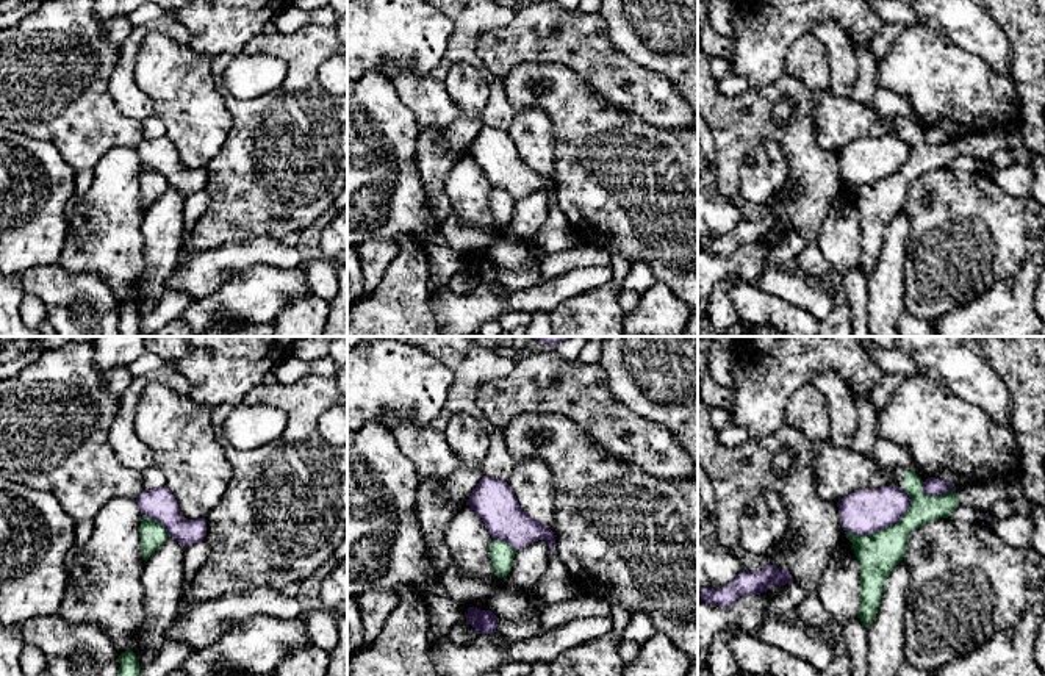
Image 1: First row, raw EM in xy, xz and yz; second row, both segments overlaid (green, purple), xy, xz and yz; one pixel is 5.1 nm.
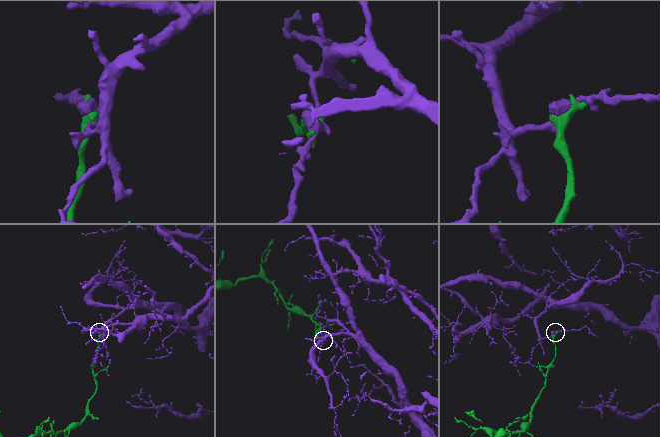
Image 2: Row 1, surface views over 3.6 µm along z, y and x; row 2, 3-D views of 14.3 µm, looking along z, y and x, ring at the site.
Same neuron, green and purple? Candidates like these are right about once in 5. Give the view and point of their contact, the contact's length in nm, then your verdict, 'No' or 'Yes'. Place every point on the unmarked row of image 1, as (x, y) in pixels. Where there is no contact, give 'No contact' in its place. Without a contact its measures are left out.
Touches green at yz (883, 179). Shared border 400 nm. No

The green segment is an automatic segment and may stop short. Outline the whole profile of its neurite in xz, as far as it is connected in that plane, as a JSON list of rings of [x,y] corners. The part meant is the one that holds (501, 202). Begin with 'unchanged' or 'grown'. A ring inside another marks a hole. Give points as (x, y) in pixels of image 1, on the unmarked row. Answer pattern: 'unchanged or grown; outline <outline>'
unchanged; outline [[[491,189],[490,208],[496,225],[504,227],[512,221],[515,202],[507,191]]]

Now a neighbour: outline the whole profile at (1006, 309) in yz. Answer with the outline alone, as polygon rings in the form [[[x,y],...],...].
[[[1043,254],[1029,255],[1014,275],[935,319],[932,329],[937,336],[1045,336],[1045,322],[1034,307],[1043,268]]]

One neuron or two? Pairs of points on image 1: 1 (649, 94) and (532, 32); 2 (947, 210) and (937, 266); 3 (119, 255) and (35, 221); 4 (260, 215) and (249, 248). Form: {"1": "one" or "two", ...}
{"1": "one", "2": "one", "3": "two", "4": "two"}

